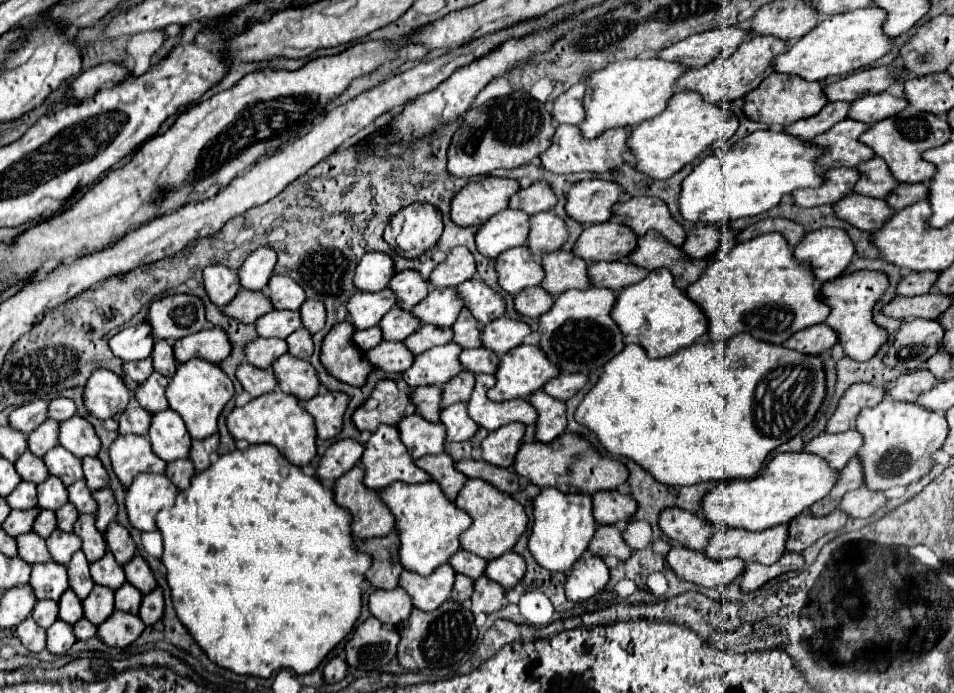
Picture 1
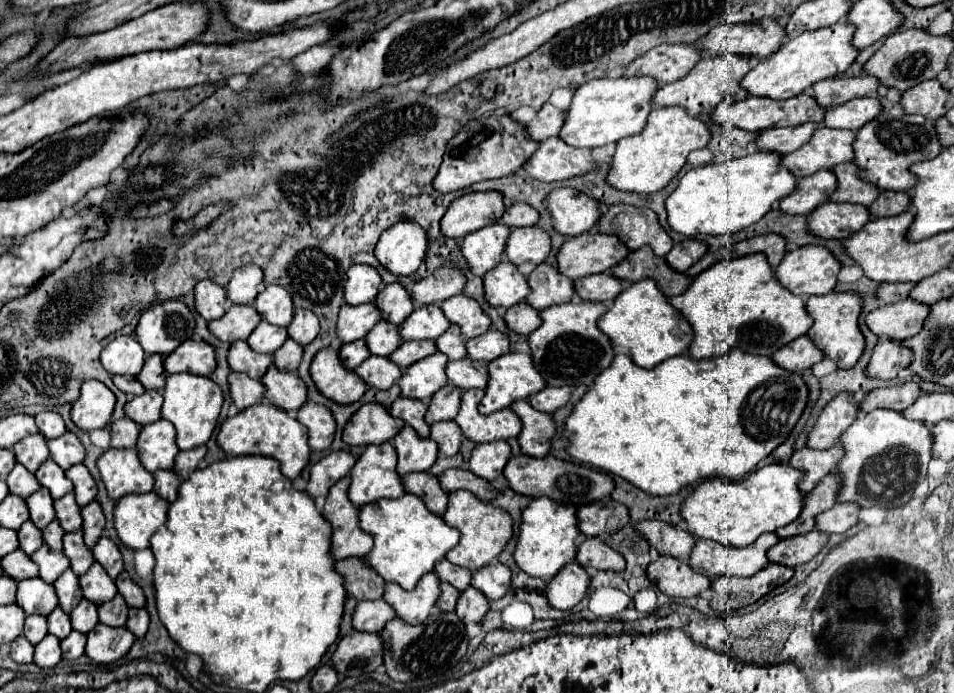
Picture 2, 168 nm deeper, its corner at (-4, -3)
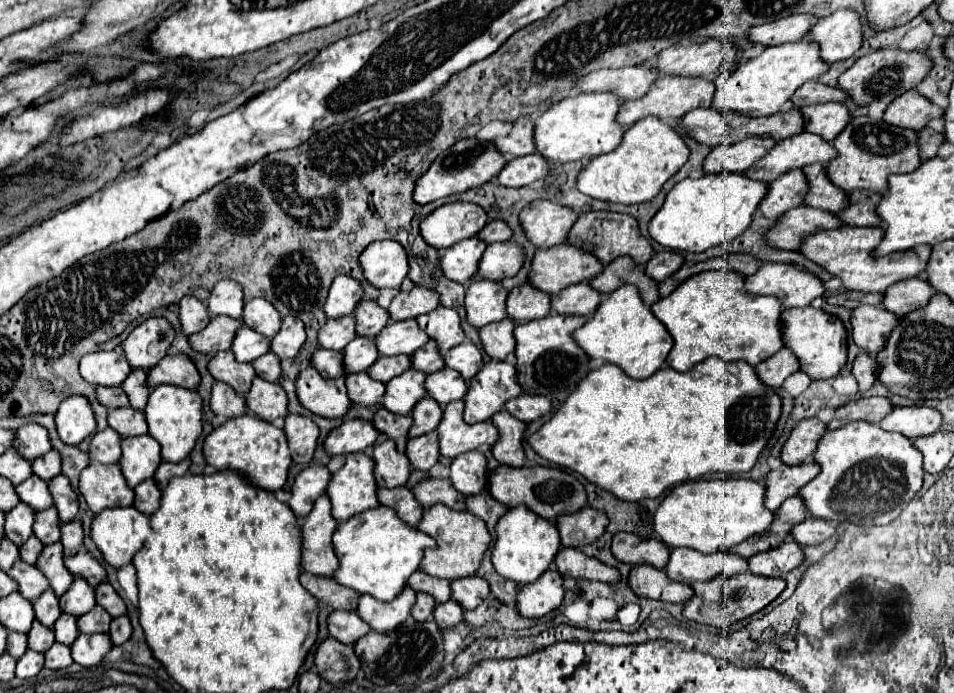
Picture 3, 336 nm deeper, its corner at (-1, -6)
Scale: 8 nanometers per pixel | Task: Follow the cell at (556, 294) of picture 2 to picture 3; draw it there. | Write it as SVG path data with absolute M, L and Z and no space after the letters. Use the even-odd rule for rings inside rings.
M526 282L516 286L508 294L506 310L514 322L528 322L534 318L542 318L550 314L550 300L552 296L534 288L534 284Z

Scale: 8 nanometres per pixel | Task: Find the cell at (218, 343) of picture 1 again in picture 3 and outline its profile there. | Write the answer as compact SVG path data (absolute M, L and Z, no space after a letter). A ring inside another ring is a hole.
M170 354L148 370L148 384L152 388L160 384L174 384L174 386L196 390L200 386L200 374L190 356Z

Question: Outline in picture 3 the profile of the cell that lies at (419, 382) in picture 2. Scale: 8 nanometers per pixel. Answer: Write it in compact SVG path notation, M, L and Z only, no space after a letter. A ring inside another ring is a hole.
M406 370L404 374L386 384L382 406L400 416L410 414L416 402L420 402L426 396L426 378L428 374L422 374L420 370Z

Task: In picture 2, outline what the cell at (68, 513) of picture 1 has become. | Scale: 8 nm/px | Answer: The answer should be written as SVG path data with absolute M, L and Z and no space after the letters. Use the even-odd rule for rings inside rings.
M51 521L45 529L43 529L43 535L45 535L45 545L53 551L61 551L61 543L63 543L63 535L65 531L59 527L57 521Z

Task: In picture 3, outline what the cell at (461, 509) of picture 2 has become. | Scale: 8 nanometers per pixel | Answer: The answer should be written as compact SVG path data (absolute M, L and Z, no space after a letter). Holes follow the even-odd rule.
M434 504L432 508L428 508L422 516L422 522L418 524L418 530L430 534L438 542L436 550L426 552L426 558L422 560L420 568L436 578L446 578L446 580L472 576L480 568L482 558L492 542L488 526L482 518L474 516L472 512L450 510L446 504Z

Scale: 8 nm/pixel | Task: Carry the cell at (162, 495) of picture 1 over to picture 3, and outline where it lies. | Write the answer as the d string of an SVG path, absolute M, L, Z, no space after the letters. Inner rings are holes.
M134 506L106 508L100 514L96 514L96 518L92 522L90 536L96 542L96 546L100 548L104 560L108 564L112 564L114 568L120 568L124 564L132 562L132 556L142 548L142 544L150 536L150 516L140 510L134 510Z

